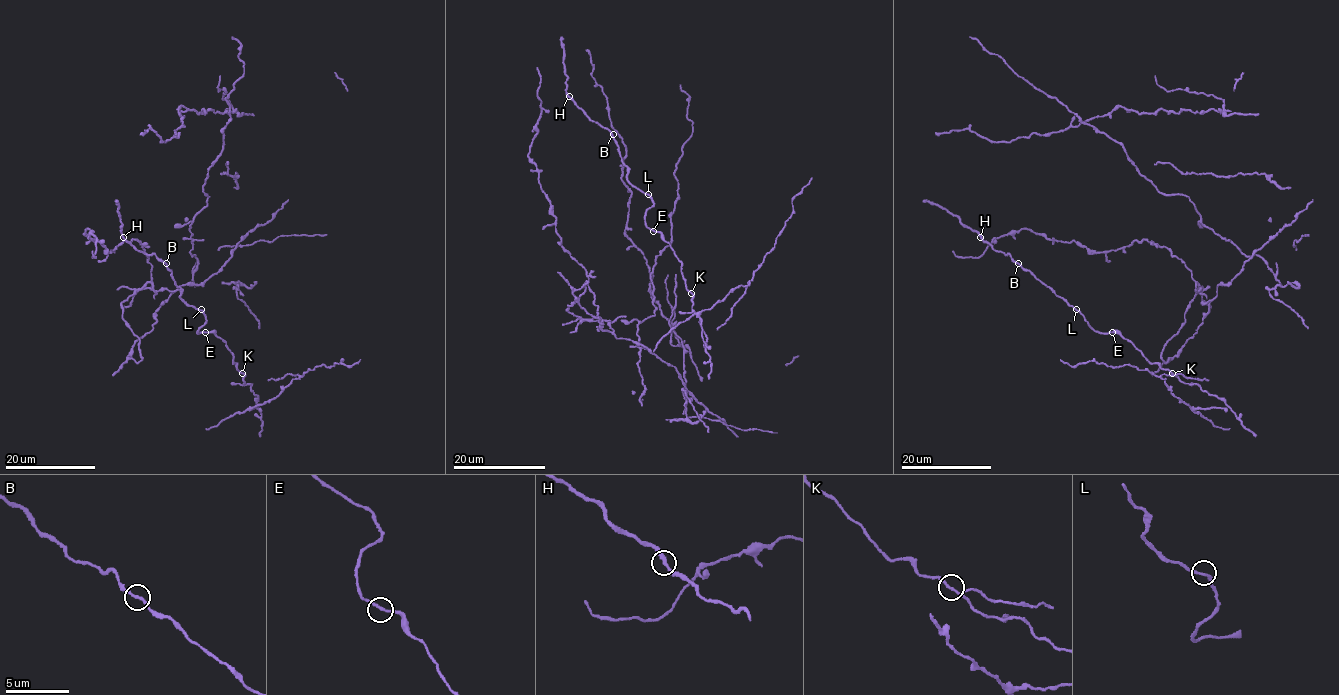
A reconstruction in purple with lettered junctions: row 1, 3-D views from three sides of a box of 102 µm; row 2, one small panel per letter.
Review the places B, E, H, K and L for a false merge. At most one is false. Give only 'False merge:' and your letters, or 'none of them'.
False merge: K

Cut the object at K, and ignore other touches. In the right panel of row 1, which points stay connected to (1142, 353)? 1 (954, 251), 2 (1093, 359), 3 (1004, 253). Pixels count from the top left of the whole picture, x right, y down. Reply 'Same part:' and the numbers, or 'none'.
Same part: 3

